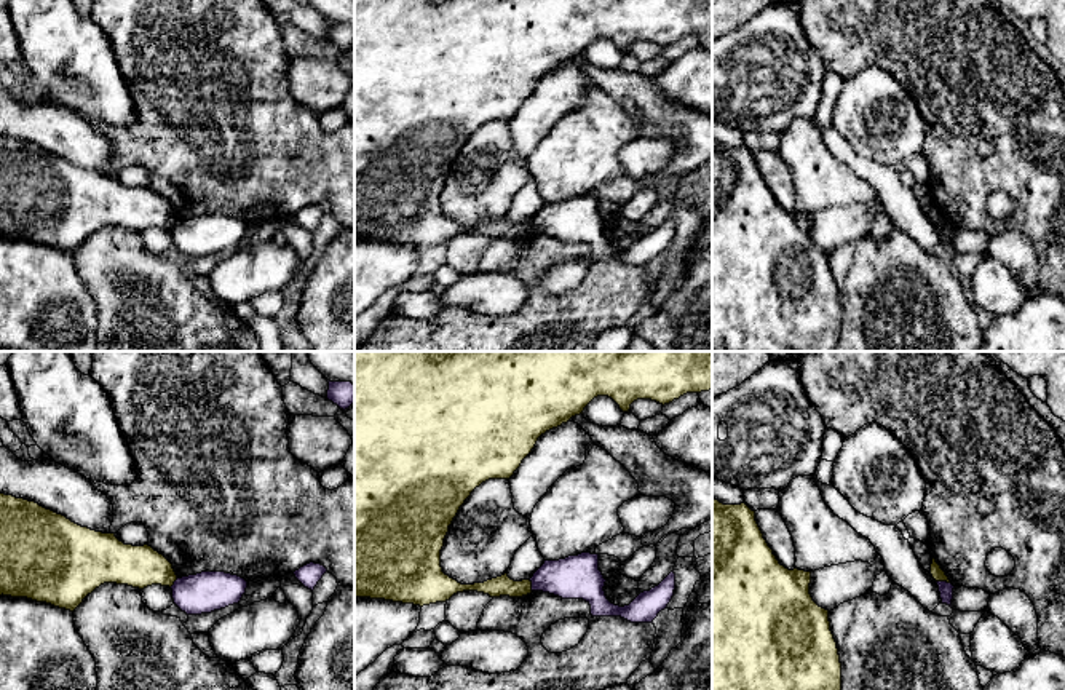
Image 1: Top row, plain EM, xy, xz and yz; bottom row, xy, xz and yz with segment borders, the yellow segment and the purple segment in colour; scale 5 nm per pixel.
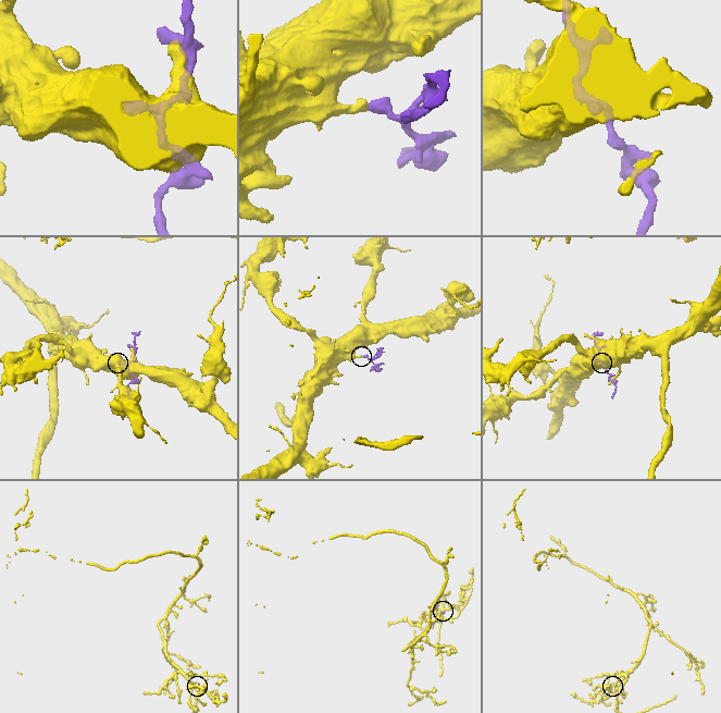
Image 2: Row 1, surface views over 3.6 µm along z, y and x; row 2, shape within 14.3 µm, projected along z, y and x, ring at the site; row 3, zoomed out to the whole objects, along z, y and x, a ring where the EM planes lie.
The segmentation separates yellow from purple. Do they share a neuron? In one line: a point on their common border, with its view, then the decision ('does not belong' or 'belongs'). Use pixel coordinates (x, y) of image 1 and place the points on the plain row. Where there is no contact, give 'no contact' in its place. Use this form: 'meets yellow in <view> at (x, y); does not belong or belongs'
meets yellow in yz at (942, 222); does not belong

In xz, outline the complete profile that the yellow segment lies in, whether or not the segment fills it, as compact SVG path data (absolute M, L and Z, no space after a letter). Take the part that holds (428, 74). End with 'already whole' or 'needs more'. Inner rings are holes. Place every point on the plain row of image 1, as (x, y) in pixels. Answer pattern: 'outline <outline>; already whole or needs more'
outline M354 0L354 240L385 241L414 248L445 244L453 236L477 233L490 240L522 240L532 235L532 224L514 224L508 216L484 225L461 227L442 214L441 192L449 168L471 134L489 121L509 121L532 94L538 80L583 56L597 38L612 40L623 54L637 42L669 46L687 35L712 32L712 0Z; already whole

